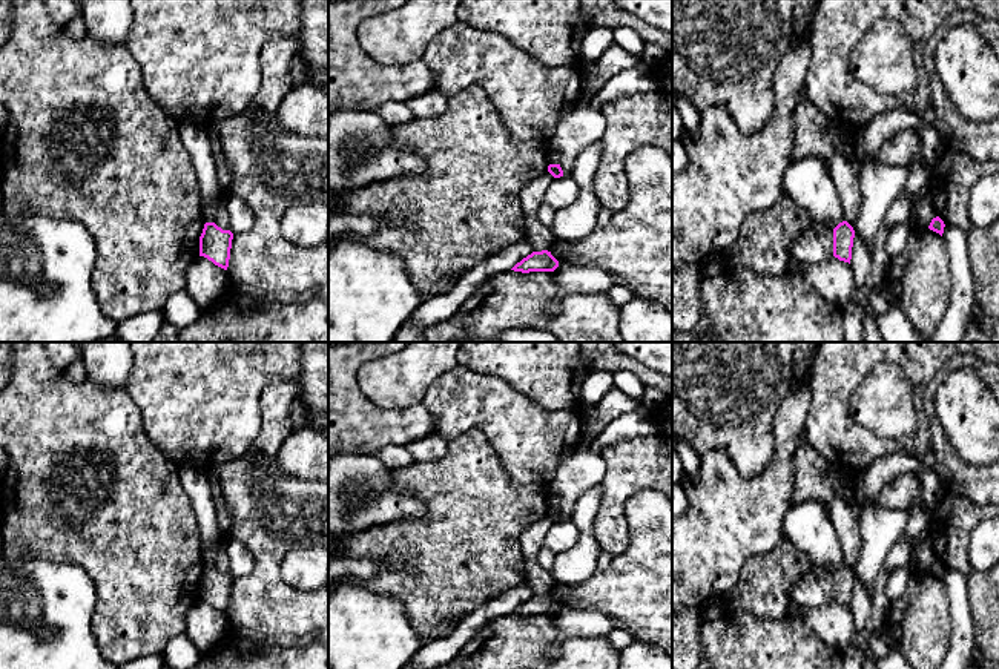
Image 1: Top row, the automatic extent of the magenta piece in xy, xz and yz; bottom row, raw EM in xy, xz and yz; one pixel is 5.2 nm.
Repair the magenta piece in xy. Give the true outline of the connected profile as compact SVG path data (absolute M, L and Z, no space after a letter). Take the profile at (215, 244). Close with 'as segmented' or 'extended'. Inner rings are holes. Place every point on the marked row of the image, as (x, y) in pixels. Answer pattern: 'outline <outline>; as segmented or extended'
outline M206 222L199 236L199 256L227 270L233 233L223 230L215 222Z; as segmented

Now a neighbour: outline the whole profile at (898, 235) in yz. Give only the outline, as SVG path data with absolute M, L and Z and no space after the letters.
M907 221L898 222L889 230L889 235L885 239L885 252L890 258L899 256L904 252L910 233L912 233L912 229L907 224Z

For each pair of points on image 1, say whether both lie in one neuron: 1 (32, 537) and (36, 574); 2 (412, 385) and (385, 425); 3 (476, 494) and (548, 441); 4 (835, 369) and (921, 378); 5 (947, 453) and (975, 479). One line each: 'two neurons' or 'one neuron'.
1: two neurons
2: two neurons
3: two neurons
4: one neuron
5: one neuron

